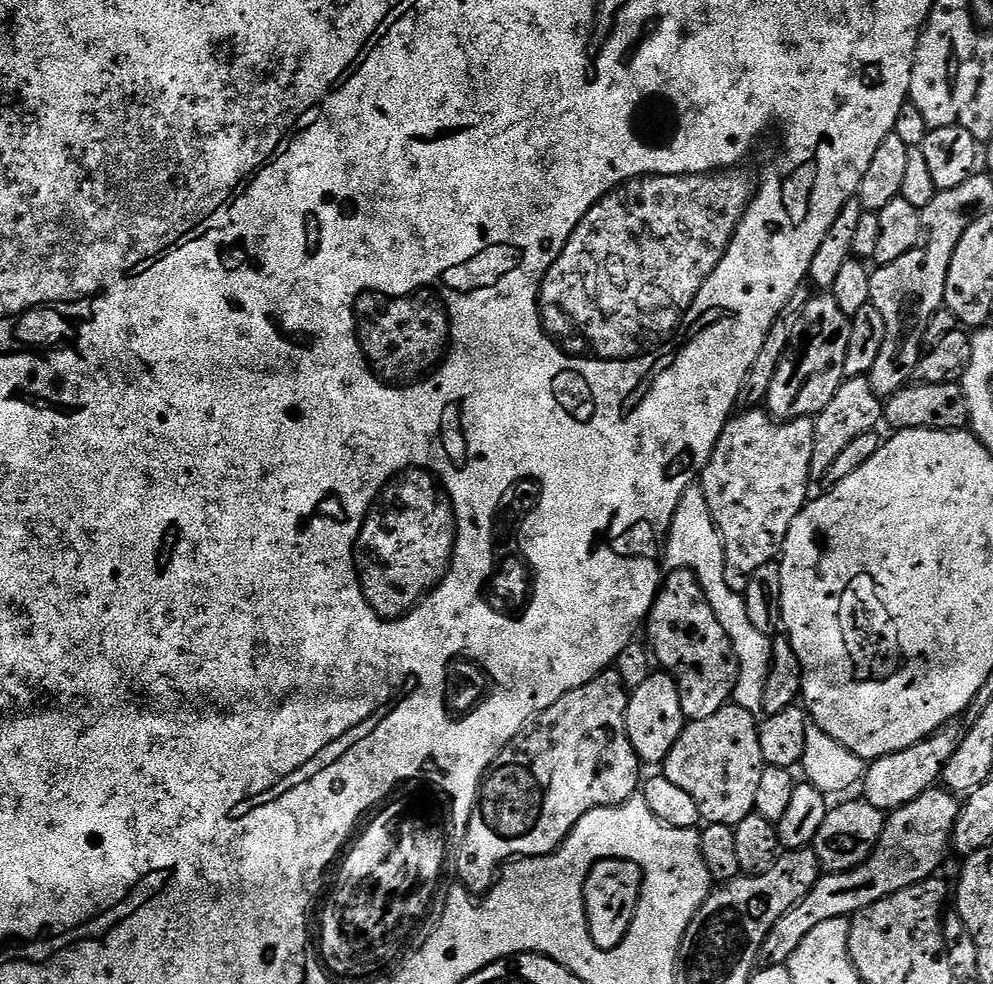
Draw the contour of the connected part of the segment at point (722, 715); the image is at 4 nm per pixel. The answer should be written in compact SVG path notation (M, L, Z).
M735 702L725 704L718 714L710 714L710 718L693 720L685 723L678 742L674 742L674 750L664 759L662 775L670 778L670 782L686 790L690 798L698 806L698 814L704 824L730 824L742 822L742 818L753 815L756 811L758 786L765 770L760 745L760 726L753 709L744 708Z

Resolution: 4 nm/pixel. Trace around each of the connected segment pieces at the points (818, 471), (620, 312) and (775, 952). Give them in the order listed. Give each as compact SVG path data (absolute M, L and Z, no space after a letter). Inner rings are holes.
M853 376L845 379L840 388L830 398L830 406L821 410L815 417L814 426L814 454L812 455L812 475L820 478L830 466L837 461L838 454L845 450L846 446L858 438L860 434L875 429L884 420L884 404L881 397L876 395L872 388L871 379L868 376Z
M736 166L729 167L727 170L713 170L710 172L685 172L683 174L666 174L665 176L659 174L645 174L643 176L634 176L630 180L624 181L623 184L618 184L609 187L608 192L597 202L594 206L590 206L590 210L578 222L578 226L568 235L568 241L564 248L559 249L556 253L556 261L548 268L548 273L540 280L540 295L538 297L538 311L540 314L540 321L544 324L544 331L569 354L583 354L593 358L602 360L623 360L625 357L631 358L641 350L647 349L651 340L656 340L659 336L664 336L672 327L681 323L682 317L689 304L692 303L693 298L696 296L696 291L704 285L706 278L718 266L718 262L724 256L724 251L728 248L728 243L732 241L732 236L736 232L736 227L740 224L740 218L743 216L744 211L748 209L748 203L752 201L754 195L754 183L744 172L739 172L741 169Z
M937 786L914 798L914 802L897 808L885 819L882 838L863 864L845 872L821 875L816 885L791 910L782 914L778 922L774 922L770 934L766 934L766 942L762 942L759 963L766 968L787 965L802 938L806 938L818 922L830 922L830 918L839 916L851 917L898 890L906 890L906 886L935 877L936 867L943 862L944 851L947 853L952 843L960 806L961 801L951 791Z

